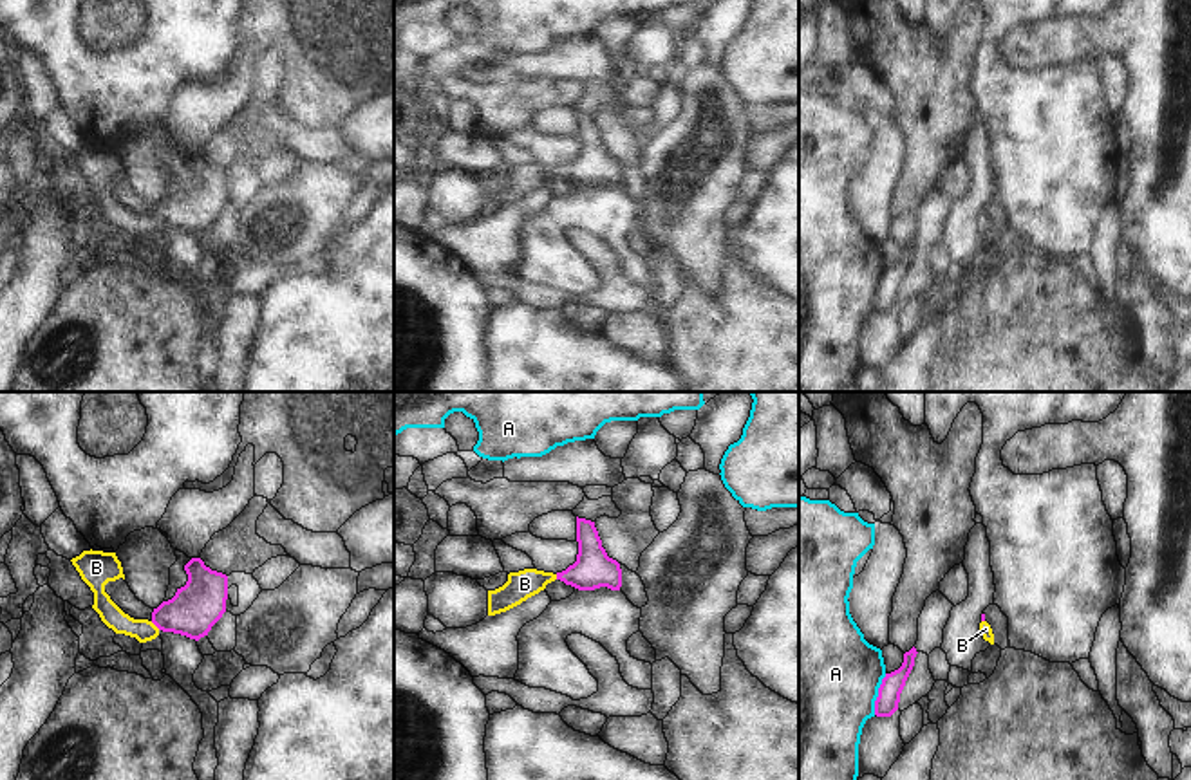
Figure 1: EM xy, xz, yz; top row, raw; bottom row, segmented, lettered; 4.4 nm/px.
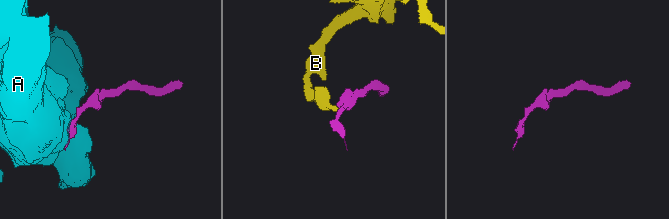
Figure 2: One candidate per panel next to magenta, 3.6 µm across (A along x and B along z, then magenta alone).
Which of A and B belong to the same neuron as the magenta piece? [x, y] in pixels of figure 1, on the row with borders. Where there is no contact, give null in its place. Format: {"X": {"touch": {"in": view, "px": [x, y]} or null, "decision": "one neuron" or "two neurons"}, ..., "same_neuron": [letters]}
{"A": {"touch": {"in": "yz", "px": [879, 694]}, "decision": "two neurons"}, "B": {"touch": {"in": "xy", "px": [156, 625]}, "decision": "one neuron"}, "same_neuron": ["B"]}

